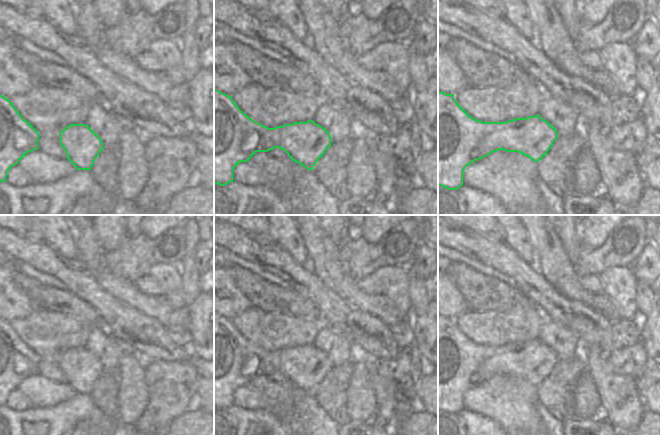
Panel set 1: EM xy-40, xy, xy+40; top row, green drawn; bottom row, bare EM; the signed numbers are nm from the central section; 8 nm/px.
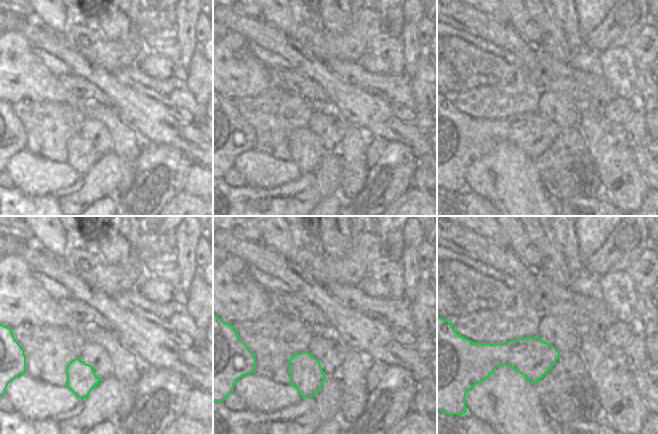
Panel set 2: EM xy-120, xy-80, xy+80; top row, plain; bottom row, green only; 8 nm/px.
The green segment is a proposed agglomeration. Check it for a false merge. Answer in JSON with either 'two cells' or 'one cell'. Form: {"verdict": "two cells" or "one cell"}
{"verdict": "two cells"}

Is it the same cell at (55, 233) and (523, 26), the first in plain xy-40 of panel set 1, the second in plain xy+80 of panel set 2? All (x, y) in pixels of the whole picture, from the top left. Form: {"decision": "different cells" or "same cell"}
{"decision": "same cell"}

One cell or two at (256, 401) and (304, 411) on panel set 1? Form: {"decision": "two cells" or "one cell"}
{"decision": "two cells"}

